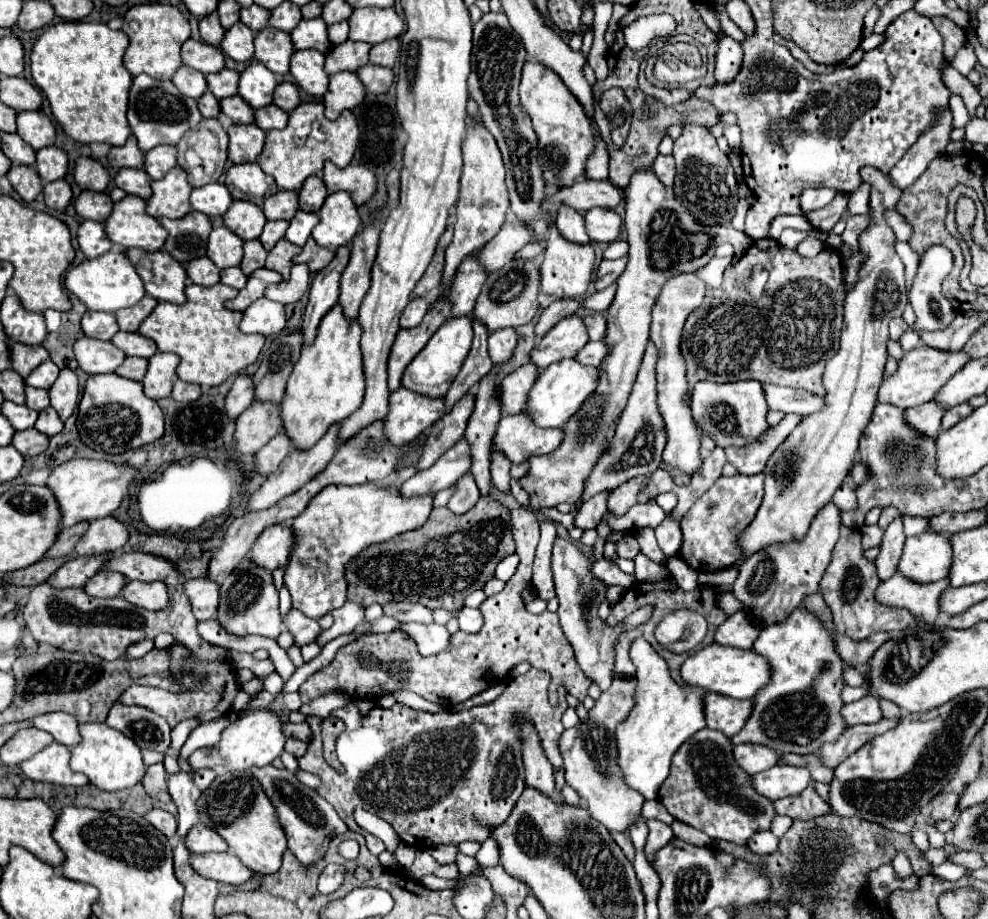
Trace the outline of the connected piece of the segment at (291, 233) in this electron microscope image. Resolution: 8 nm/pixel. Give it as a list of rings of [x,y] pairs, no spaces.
[[[298,210],[298,216],[294,216],[294,220],[290,220],[290,226],[286,230],[286,240],[290,240],[296,246],[304,246],[306,240],[310,238],[310,234],[312,234],[312,228],[318,222],[320,222],[318,214]]]

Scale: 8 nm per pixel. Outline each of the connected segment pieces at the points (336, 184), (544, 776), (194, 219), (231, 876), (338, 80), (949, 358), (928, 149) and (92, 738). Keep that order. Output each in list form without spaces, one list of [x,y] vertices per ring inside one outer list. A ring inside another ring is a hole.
[[[326,162],[324,170],[322,170],[322,180],[326,182],[328,192],[340,192],[340,190],[350,192],[358,206],[366,204],[378,188],[374,172],[360,164],[358,166],[350,164],[346,168],[338,168],[336,164]]]
[[[532,722],[522,724],[520,730],[522,738],[522,754],[524,754],[524,768],[526,768],[526,778],[530,778],[530,786],[538,788],[540,792],[546,792],[546,796],[552,796],[554,792],[554,774],[552,774],[552,764],[548,762],[538,732]]]
[[[192,210],[178,220],[160,218],[160,224],[168,230],[164,250],[172,254],[176,260],[188,264],[194,258],[206,256],[206,244],[212,230],[212,222],[208,216]]]
[[[210,852],[210,854],[190,854],[190,864],[194,860],[194,870],[204,878],[240,886],[248,882],[254,874],[232,854],[232,852]]]
[[[338,72],[330,76],[328,92],[324,94],[326,118],[336,120],[342,110],[352,110],[364,100],[364,84],[358,80],[356,72]]]
[[[928,346],[914,348],[906,352],[906,356],[900,360],[892,376],[884,376],[880,390],[878,390],[878,402],[892,404],[902,410],[930,402],[934,398],[934,392],[938,392],[938,388],[942,388],[942,384],[946,384],[946,380],[950,380],[950,376],[954,376],[954,372],[958,372],[958,368],[962,368],[966,362],[968,358],[962,350],[960,352],[940,352]]]
[[[946,110],[938,116],[934,128],[930,128],[930,132],[922,134],[920,140],[890,170],[892,184],[902,190],[908,188],[910,184],[914,184],[920,178],[920,174],[928,168],[930,160],[944,154],[946,144],[950,140],[950,132],[952,132],[952,114],[950,114],[950,110]]]
[[[90,722],[90,724],[80,724],[80,744],[72,748],[72,758],[70,758],[70,768],[74,772],[82,772],[88,776],[88,780],[100,788],[100,790],[126,790],[138,784],[144,778],[146,766],[142,762],[142,754],[138,744],[124,736],[122,732],[102,724],[102,722]]]

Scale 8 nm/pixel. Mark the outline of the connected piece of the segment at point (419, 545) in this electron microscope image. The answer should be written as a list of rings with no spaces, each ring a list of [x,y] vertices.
[[[482,496],[478,504],[462,514],[456,516],[448,508],[434,508],[430,518],[424,526],[404,532],[388,542],[374,544],[366,548],[358,558],[348,564],[346,580],[348,580],[348,600],[362,604],[364,608],[378,602],[386,604],[390,600],[406,600],[406,602],[420,602],[426,608],[444,608],[450,612],[464,608],[464,598],[474,590],[480,590],[496,570],[496,564],[514,554],[514,540],[510,532],[510,512],[498,504],[492,496]]]

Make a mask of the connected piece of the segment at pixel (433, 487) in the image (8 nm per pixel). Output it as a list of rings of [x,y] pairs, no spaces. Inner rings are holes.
[[[460,440],[454,448],[450,448],[432,468],[416,472],[410,480],[406,480],[400,488],[402,498],[438,494],[444,488],[450,488],[462,472],[470,470],[470,452],[466,440]]]

